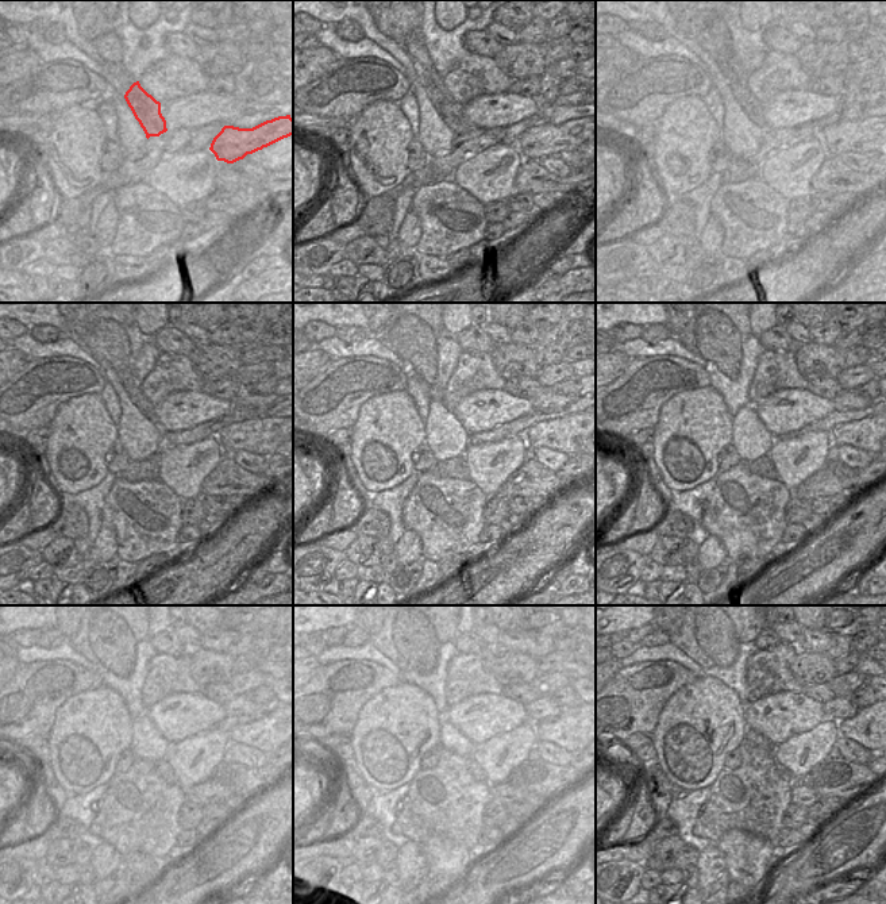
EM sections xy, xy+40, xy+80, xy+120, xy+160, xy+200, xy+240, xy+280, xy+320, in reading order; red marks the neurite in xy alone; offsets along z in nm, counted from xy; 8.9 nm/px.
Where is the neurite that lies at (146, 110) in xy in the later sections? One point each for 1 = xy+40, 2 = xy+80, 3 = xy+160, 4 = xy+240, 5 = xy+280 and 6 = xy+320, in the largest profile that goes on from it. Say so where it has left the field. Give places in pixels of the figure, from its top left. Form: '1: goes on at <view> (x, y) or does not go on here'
1: goes on at xy+40 (451, 112)
2: goes on at xy+80 (716, 41)
3: goes on at xy+160 (411, 338)
4: goes on at xy+240 (111, 639)
5: goes on at xy+280 (413, 637)
6: goes on at xy+320 (715, 633)

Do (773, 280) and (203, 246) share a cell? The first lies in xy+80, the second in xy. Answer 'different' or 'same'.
different

